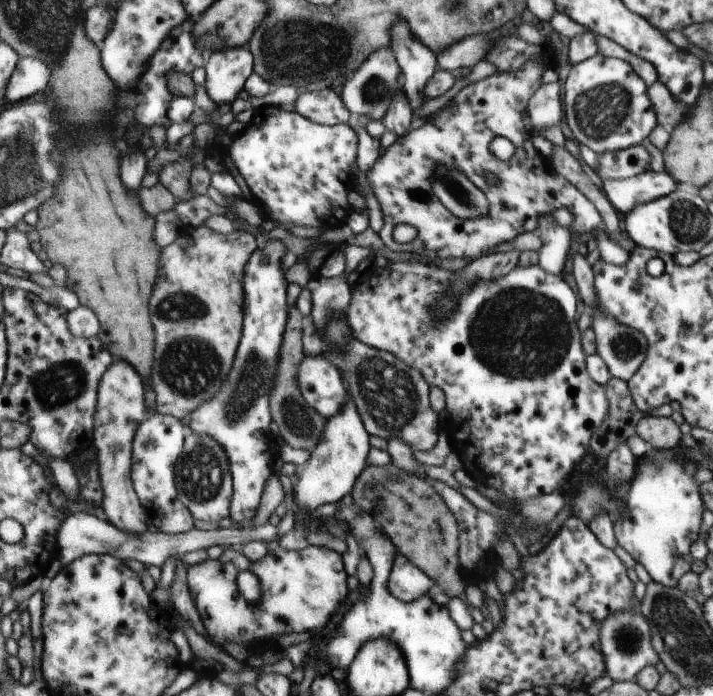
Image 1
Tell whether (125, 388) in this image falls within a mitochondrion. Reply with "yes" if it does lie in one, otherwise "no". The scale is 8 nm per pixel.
no

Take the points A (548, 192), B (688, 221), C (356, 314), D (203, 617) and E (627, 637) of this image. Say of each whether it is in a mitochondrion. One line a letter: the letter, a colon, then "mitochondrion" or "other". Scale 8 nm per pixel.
A: other
B: mitochondrion
C: other
D: other
E: mitochondrion

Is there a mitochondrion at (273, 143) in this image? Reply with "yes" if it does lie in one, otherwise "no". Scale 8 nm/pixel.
no

